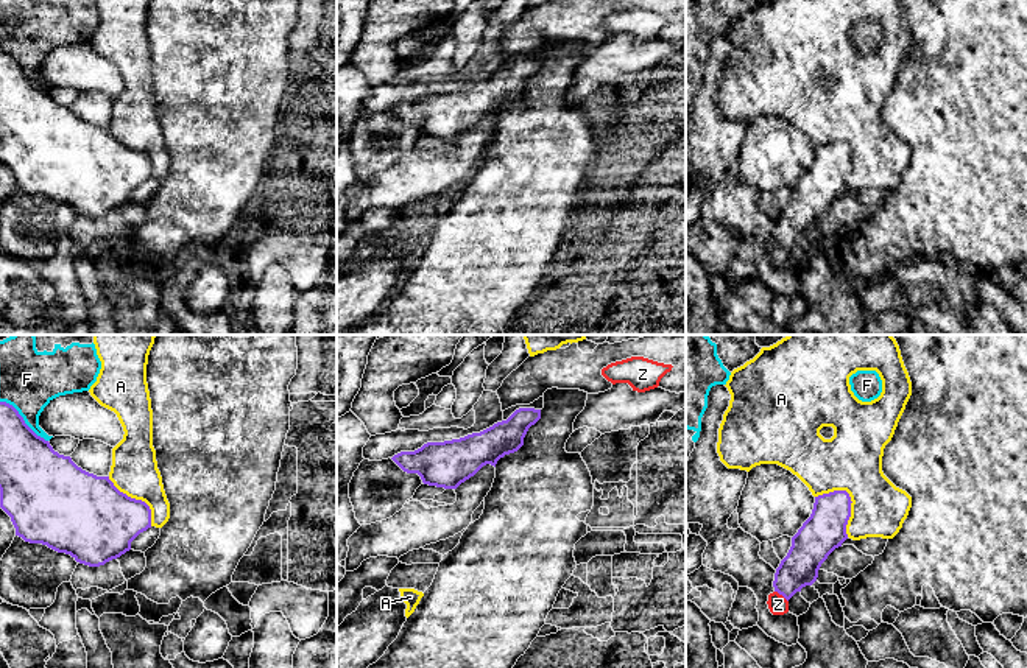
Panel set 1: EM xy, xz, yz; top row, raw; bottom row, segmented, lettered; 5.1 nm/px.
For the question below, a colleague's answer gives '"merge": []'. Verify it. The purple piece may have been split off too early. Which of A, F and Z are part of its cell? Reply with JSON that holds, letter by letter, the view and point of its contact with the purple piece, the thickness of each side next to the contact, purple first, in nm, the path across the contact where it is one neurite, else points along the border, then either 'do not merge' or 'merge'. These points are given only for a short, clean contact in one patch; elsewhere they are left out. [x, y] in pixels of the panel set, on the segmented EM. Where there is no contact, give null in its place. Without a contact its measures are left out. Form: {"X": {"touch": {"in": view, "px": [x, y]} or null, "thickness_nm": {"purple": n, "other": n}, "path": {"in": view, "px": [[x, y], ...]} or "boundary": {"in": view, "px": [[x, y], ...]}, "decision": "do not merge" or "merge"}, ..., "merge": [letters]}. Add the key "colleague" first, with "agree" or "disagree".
{"colleague": "disagree", "A": {"touch": {"in": "yz", "px": [850, 499]}, "thickness_nm": {"purple": 220, "other": 320}, "decision": "do not merge"}, "F": {"touch": {"in": "xy", "px": [22, 419]}, "thickness_nm": {"purple": 300, "other": 300}, "decision": "do not merge"}, "Z": {"touch": {"in": "yz", "px": [781, 594]}, "thickness_nm": {"purple": 190, "other": 100}, "path": {"in": "yz", "px": [[800, 567], [789, 578], [781, 594], [778, 604]]}, "decision": "merge"}, "merge": ["Z"]}

